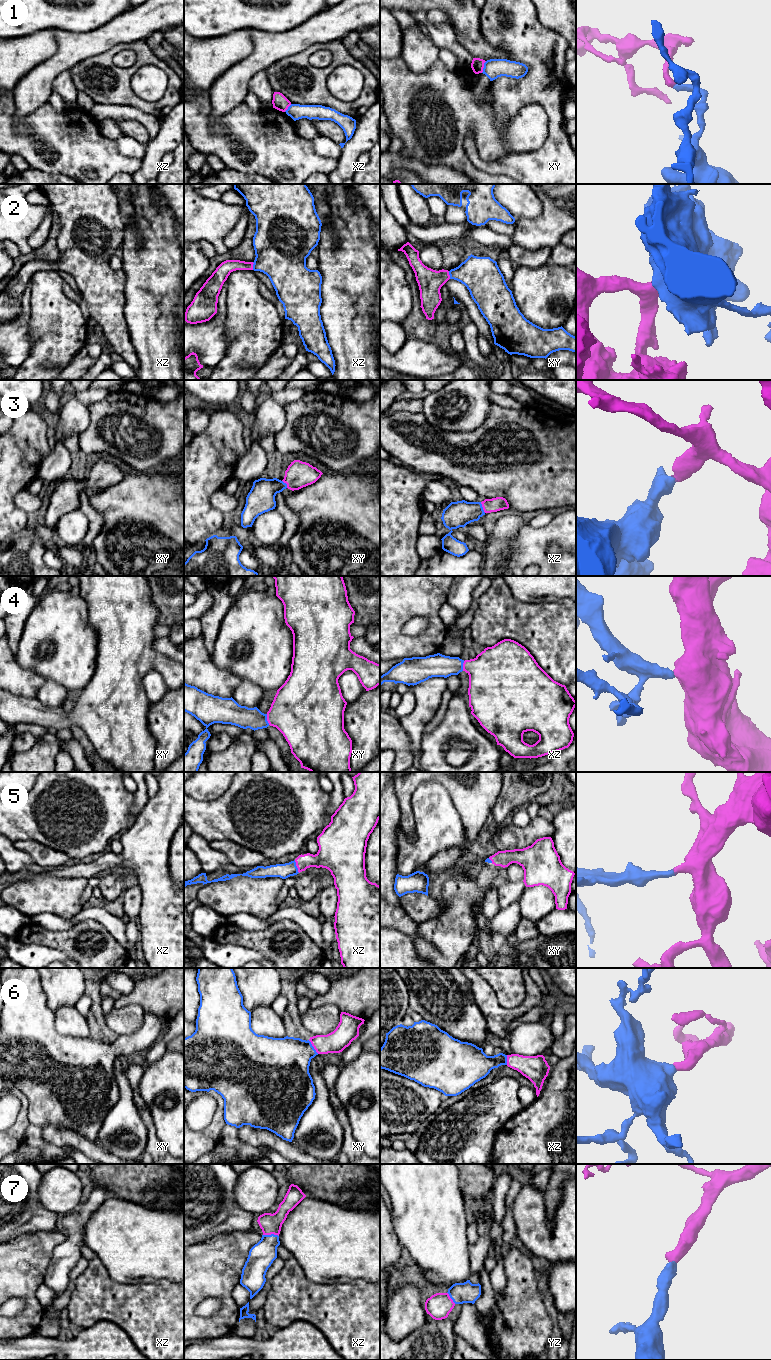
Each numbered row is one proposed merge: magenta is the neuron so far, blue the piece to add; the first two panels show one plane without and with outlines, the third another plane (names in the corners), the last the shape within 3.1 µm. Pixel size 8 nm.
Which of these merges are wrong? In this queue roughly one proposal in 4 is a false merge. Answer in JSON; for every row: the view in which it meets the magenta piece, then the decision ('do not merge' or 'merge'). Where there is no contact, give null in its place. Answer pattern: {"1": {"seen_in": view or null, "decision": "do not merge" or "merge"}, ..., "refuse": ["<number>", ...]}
{"1": {"seen_in": "xy", "decision": "do not merge"}, "2": {"seen_in": "xz", "decision": "merge"}, "3": {"seen_in": "xz", "decision": "merge"}, "4": {"seen_in": "xy", "decision": "merge"}, "5": {"seen_in": "xz", "decision": "merge"}, "6": {"seen_in": "xy", "decision": "merge"}, "7": {"seen_in": "xz", "decision": "merge"}, "refuse": ["1"]}

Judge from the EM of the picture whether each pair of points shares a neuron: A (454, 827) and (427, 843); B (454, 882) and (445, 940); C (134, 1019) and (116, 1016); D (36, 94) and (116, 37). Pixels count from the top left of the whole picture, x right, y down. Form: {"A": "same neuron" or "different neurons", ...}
{"A": "same neuron", "B": "same neuron", "C": "same neuron", "D": "same neuron"}

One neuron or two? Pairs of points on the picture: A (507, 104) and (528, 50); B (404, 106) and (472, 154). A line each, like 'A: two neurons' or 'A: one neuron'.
A: one neuron
B: two neurons

